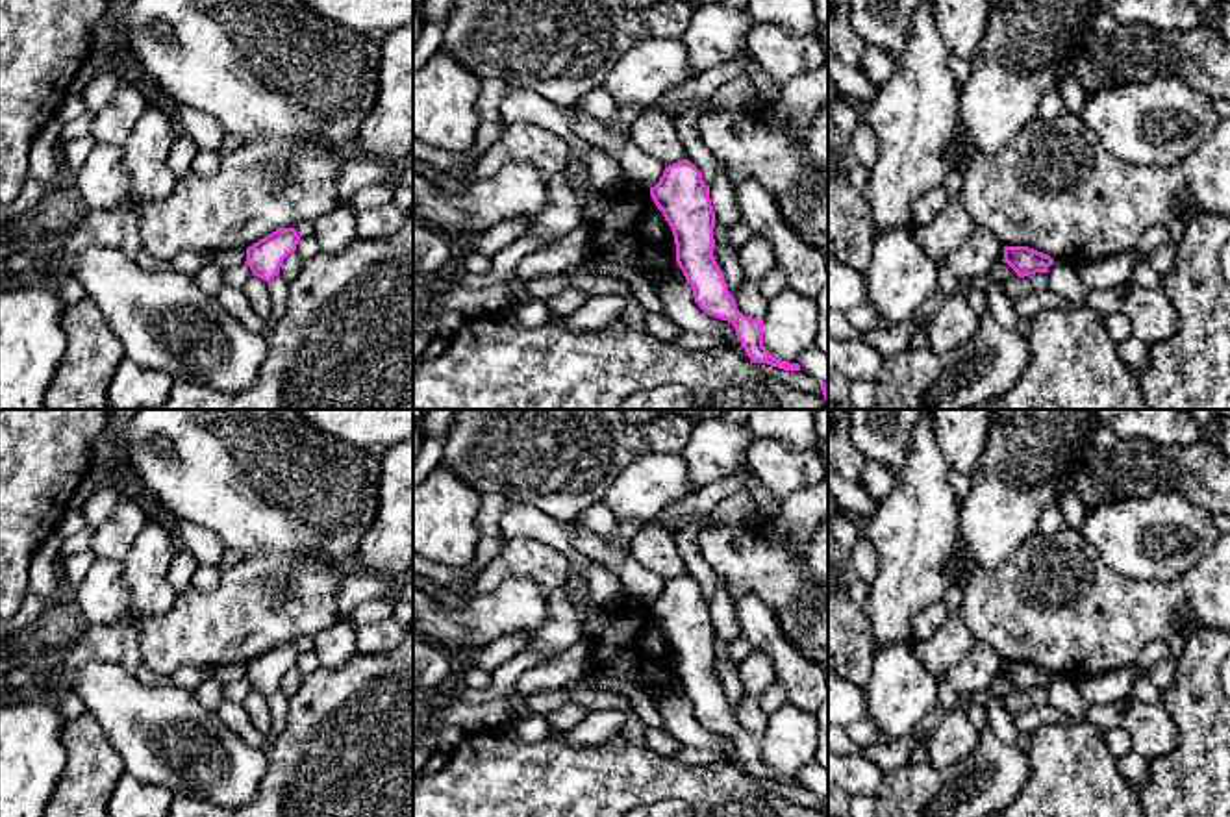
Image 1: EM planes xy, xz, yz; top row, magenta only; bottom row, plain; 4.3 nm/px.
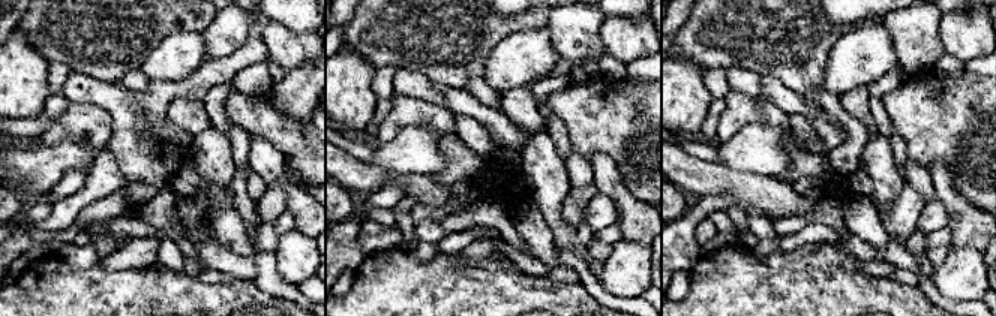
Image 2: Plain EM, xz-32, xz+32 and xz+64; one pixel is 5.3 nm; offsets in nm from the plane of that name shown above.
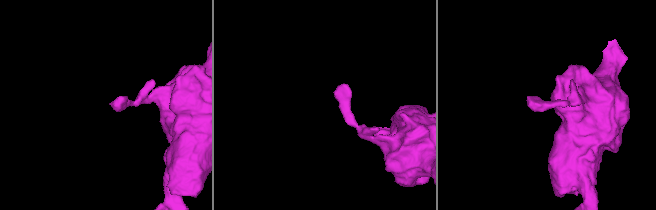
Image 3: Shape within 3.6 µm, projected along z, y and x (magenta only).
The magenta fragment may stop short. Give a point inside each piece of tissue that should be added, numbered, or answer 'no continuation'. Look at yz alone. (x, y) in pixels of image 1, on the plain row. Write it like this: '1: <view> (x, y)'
no continuation

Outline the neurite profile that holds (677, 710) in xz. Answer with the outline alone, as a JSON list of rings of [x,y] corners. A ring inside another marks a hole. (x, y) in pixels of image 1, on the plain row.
[[[678,680],[661,687],[652,700],[663,717],[665,730],[684,747],[713,750],[724,760],[734,754],[735,743],[732,737],[711,732],[698,723],[693,704]]]

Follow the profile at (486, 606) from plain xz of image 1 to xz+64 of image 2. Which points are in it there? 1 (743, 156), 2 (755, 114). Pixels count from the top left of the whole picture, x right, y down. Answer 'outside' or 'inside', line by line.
1: inside
2: outside

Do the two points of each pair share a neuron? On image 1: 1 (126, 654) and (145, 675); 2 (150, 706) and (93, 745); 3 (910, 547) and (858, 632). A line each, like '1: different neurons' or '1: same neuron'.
1: different neurons
2: different neurons
3: different neurons

